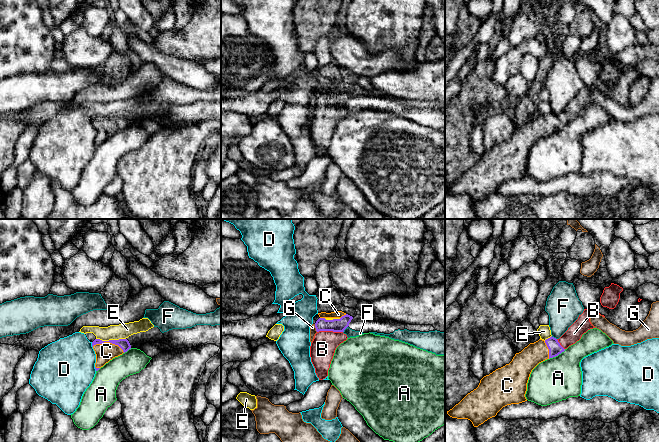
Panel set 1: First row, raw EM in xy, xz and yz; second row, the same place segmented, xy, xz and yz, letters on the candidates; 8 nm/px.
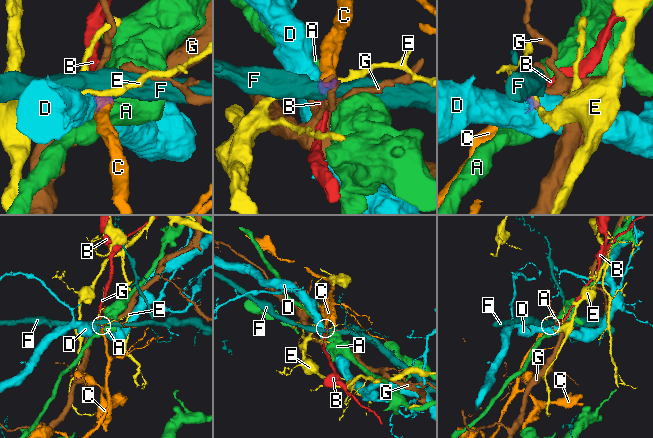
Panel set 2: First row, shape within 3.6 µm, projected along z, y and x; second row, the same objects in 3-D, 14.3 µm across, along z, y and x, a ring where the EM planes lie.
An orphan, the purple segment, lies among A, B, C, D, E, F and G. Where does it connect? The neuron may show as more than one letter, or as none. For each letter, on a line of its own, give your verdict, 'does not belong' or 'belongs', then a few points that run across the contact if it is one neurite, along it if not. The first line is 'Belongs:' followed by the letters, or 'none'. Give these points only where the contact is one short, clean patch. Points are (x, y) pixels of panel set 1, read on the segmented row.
Belongs: B, C
A: does not belong | yz (565, 349), (549, 359)
B: belongs | xz (336, 325), (329, 330), (329, 336), (322, 349)
C: belongs | xy (124, 344), (112, 344), (108, 341), (108, 349), (106, 351)
D: does not belong | xy (91, 342), (92, 347)
E: does not belong | xy (96, 338), (102, 340), (125, 339)
F: does not belong | xz (347, 326), (343, 332)
G: does not belong | xz (314, 324), (317, 331)

